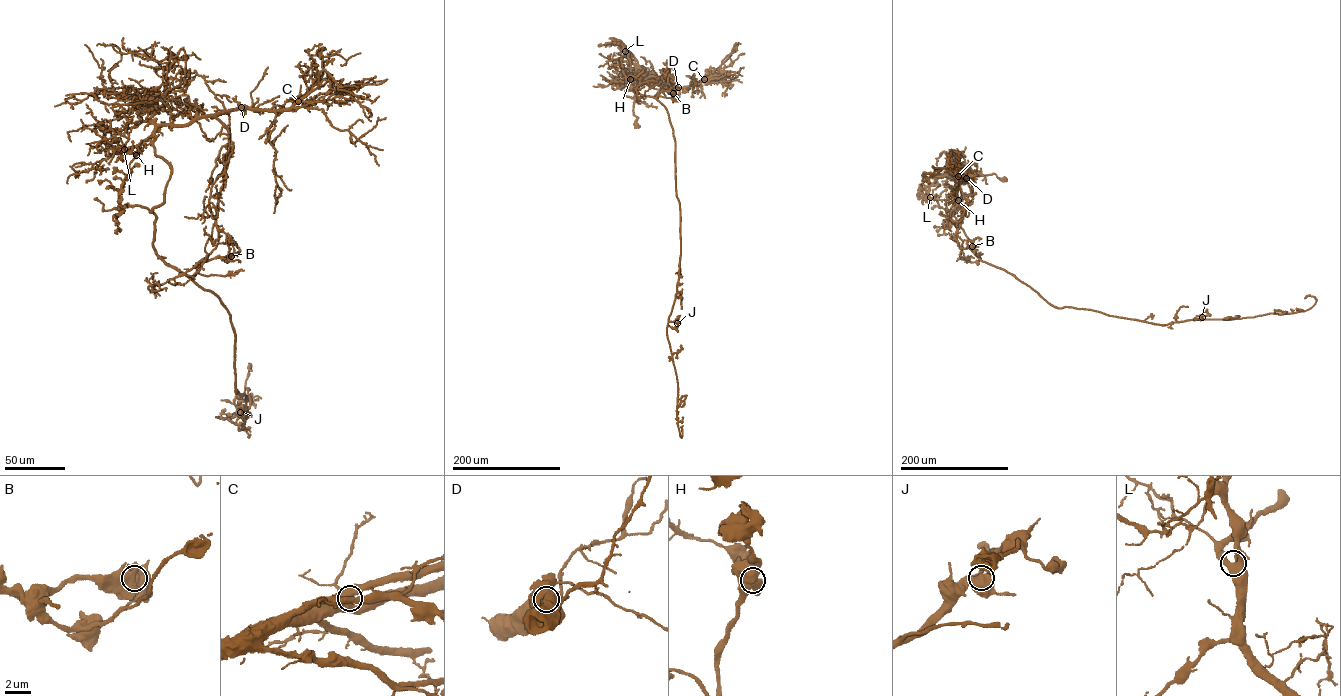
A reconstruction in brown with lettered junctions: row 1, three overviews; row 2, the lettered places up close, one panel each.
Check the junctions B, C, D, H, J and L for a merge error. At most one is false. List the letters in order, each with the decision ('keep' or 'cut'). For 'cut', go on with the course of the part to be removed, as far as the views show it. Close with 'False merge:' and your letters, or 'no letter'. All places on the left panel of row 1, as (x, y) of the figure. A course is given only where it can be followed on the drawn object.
B: keep
C: keep
D: keep
H: keep
J: keep
L: keep
False merge: no letter

